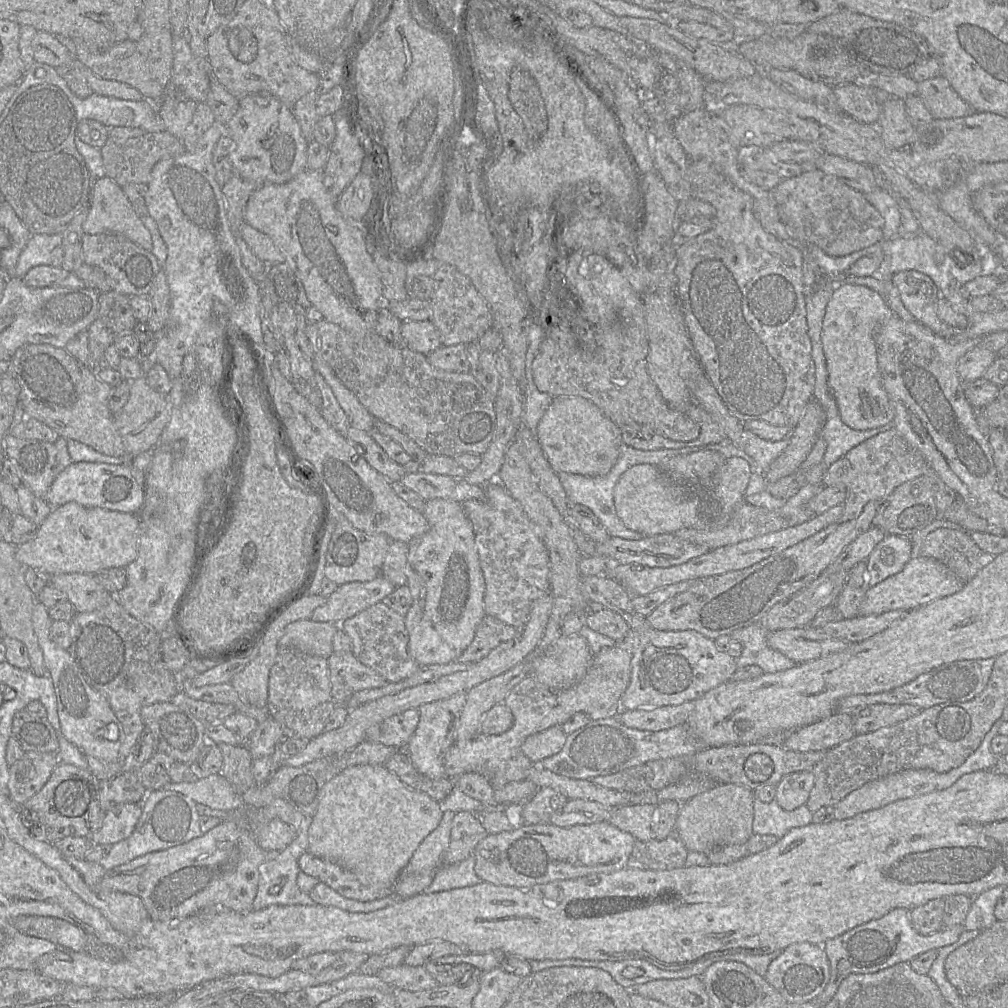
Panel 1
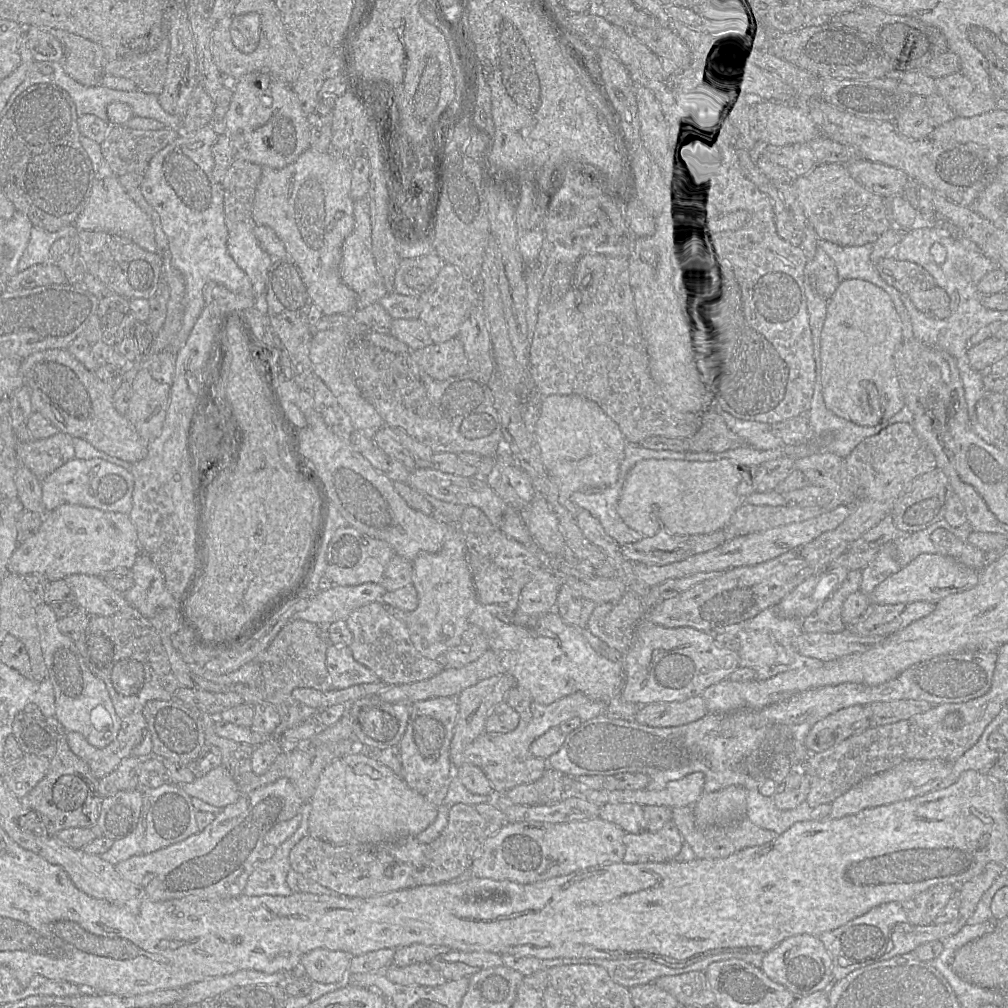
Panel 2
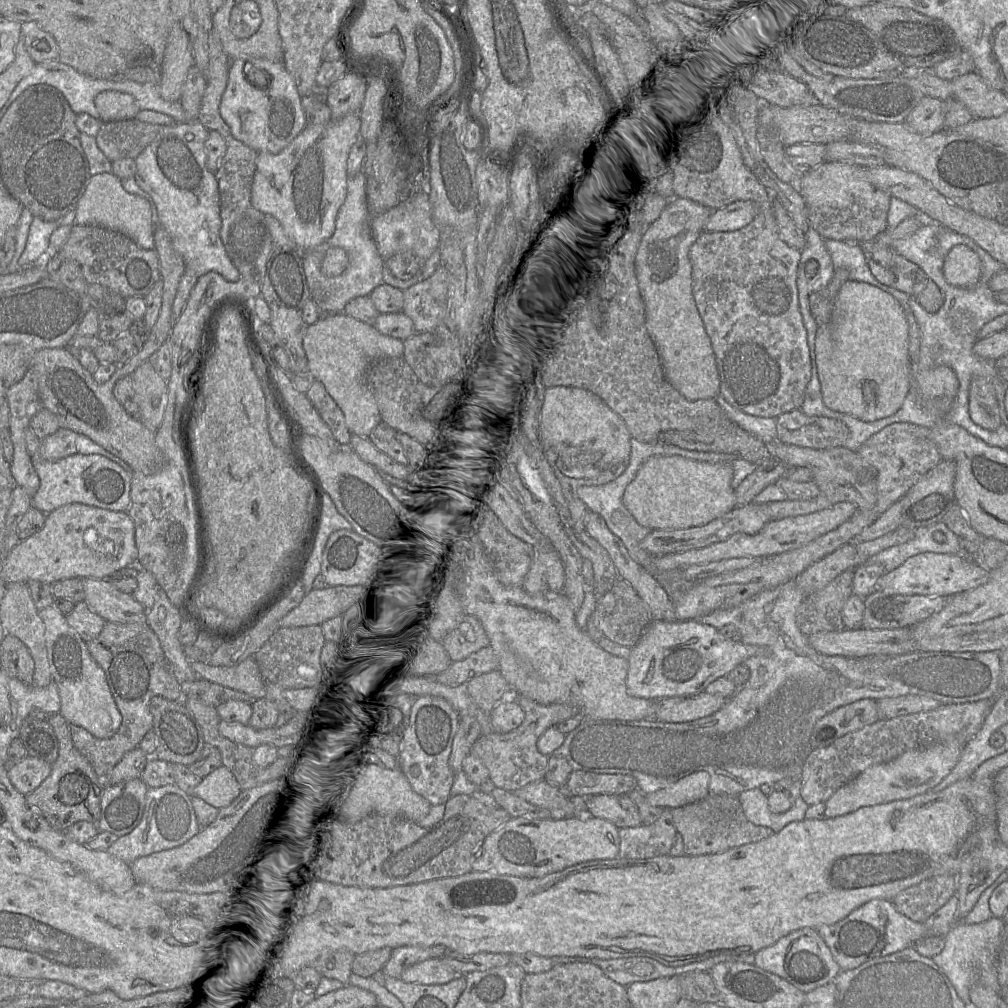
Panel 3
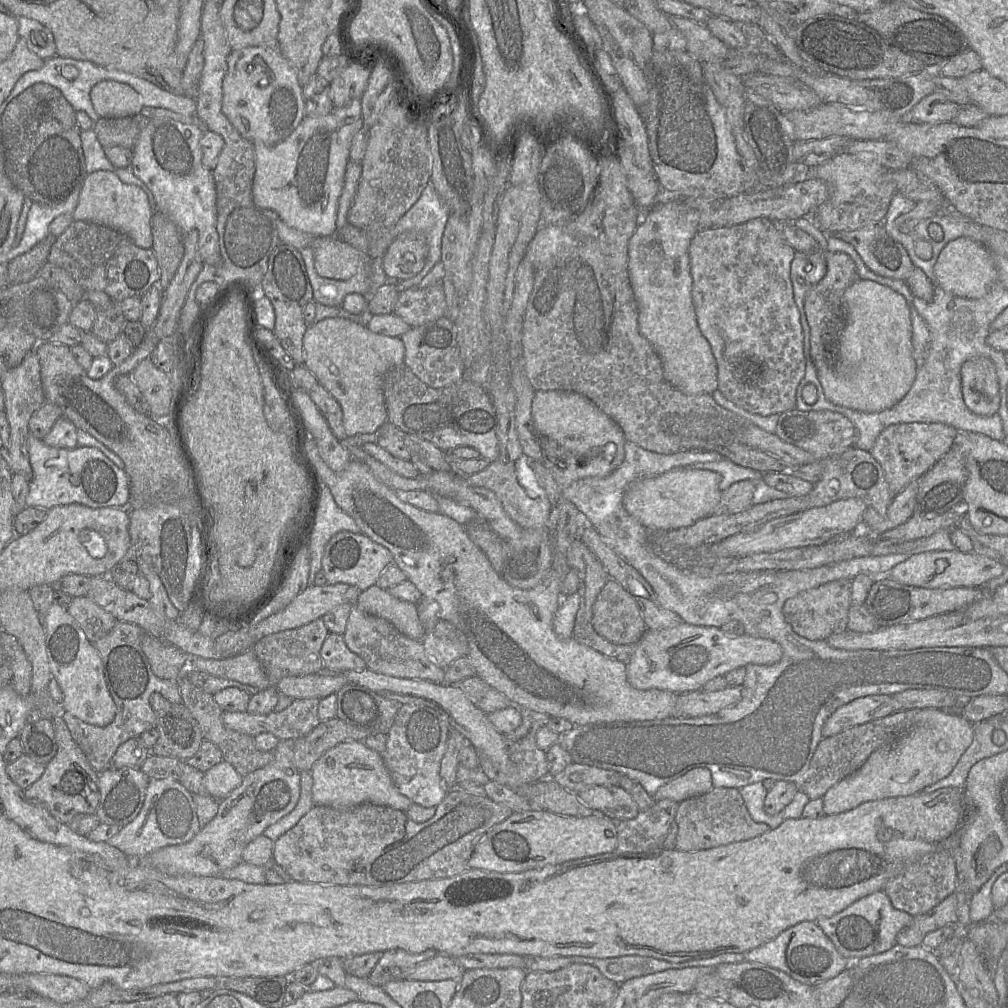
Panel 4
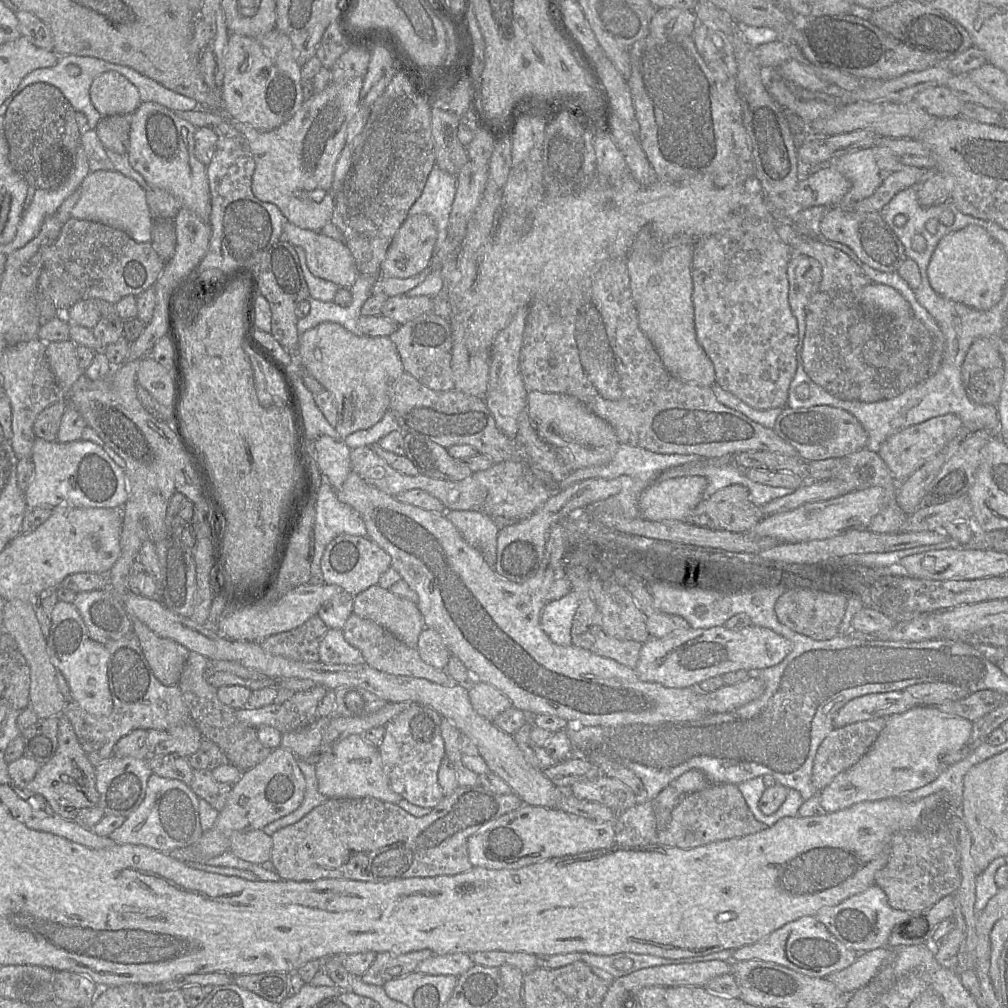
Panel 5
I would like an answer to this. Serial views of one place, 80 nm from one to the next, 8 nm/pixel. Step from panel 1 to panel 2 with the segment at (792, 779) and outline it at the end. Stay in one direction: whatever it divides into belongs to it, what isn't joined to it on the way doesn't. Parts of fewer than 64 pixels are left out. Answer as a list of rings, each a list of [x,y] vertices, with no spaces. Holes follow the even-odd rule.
[[[793,770],[778,785],[772,796],[775,806],[782,811],[792,810],[806,801],[810,782],[801,770]]]

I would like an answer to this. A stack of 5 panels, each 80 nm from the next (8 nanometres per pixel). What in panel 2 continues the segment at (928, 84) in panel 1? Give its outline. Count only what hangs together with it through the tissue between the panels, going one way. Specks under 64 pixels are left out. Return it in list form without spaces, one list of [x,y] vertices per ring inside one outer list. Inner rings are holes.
[[[962,73],[936,78],[937,91],[955,113],[956,117],[966,118],[995,110],[992,97],[978,91]]]

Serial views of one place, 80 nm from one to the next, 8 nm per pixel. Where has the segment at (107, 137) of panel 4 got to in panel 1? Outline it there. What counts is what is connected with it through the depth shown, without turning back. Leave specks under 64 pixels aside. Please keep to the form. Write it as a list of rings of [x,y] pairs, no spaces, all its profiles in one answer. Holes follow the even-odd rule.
[[[167,131],[145,133],[143,136],[119,139],[110,137],[101,148],[105,177],[110,178],[120,187],[127,184],[145,184],[150,180],[153,167],[163,159],[180,156],[186,152],[181,139]]]

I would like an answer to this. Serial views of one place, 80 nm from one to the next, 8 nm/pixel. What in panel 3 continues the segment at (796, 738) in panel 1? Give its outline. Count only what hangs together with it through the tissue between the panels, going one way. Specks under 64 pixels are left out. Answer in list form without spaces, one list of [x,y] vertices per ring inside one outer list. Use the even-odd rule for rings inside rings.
[[[862,699],[839,707],[822,717],[810,737],[813,749],[831,745],[847,733],[862,729],[879,720],[877,701]]]

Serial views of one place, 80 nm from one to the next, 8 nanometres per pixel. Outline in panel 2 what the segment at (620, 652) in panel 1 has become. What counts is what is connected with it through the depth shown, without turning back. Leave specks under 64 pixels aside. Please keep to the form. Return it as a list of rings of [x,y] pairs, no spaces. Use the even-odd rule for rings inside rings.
[[[514,685],[507,693],[505,700],[519,714],[517,727],[508,733],[483,732],[475,738],[461,754],[461,764],[468,763],[479,767],[493,788],[494,795],[521,784],[534,783],[548,768],[545,759],[537,758],[530,752],[532,742],[552,727],[558,727],[562,722],[577,717],[583,721],[606,714],[607,704],[576,692],[565,696],[549,705],[534,701],[526,689]]]

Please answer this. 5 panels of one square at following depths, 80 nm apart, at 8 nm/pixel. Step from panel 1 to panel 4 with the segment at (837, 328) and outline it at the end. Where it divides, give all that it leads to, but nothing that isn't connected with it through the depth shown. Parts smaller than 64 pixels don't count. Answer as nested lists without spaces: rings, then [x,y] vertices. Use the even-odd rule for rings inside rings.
[[[856,280],[844,292],[846,324],[833,366],[818,366],[817,378],[825,398],[861,412],[891,408],[914,382],[918,363],[912,353],[912,326],[906,299],[891,288],[871,280]]]

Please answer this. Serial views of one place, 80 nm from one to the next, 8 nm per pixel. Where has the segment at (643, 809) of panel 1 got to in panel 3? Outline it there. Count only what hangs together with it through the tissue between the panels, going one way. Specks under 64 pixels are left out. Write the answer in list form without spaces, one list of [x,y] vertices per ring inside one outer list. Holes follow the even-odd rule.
[[[598,794],[586,797],[587,815],[602,818],[618,828],[642,825],[635,803],[626,795]]]

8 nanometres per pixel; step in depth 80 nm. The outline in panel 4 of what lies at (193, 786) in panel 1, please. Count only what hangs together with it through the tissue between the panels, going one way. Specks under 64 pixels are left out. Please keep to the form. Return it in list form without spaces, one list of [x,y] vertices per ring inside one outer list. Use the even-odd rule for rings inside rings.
[[[223,760],[204,773],[203,785],[210,797],[220,801],[240,786],[242,779],[237,770]]]

